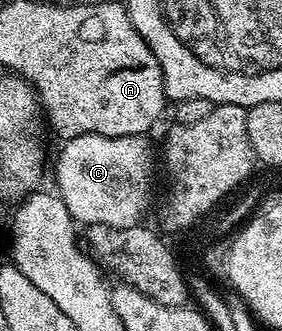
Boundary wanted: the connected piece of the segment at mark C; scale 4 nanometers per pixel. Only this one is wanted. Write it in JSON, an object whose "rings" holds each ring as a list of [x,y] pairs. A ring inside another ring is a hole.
{"rings":[[[88,134],[72,138],[61,146],[58,165],[54,176],[58,179],[57,195],[62,197],[68,214],[79,225],[112,224],[115,226],[134,226],[146,212],[146,203],[150,200],[150,167],[156,164],[156,152],[150,149],[146,136],[97,136]]]}

